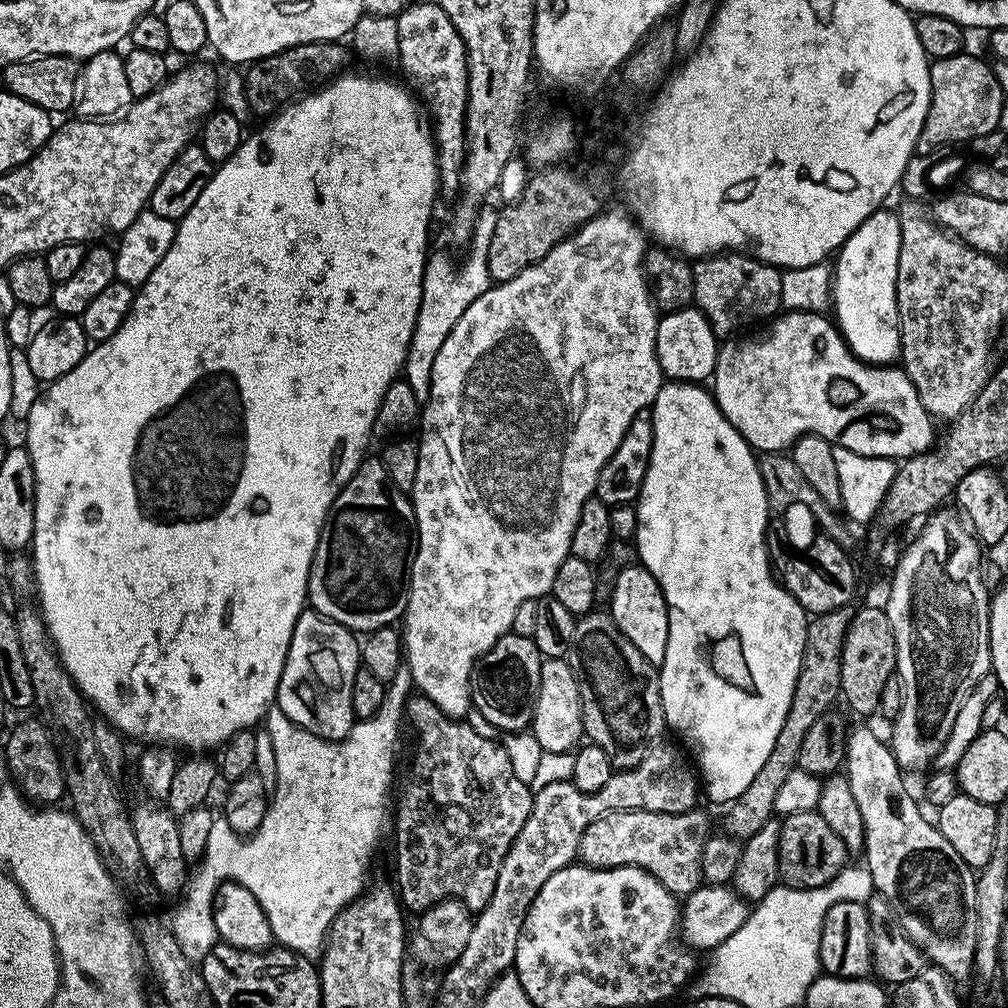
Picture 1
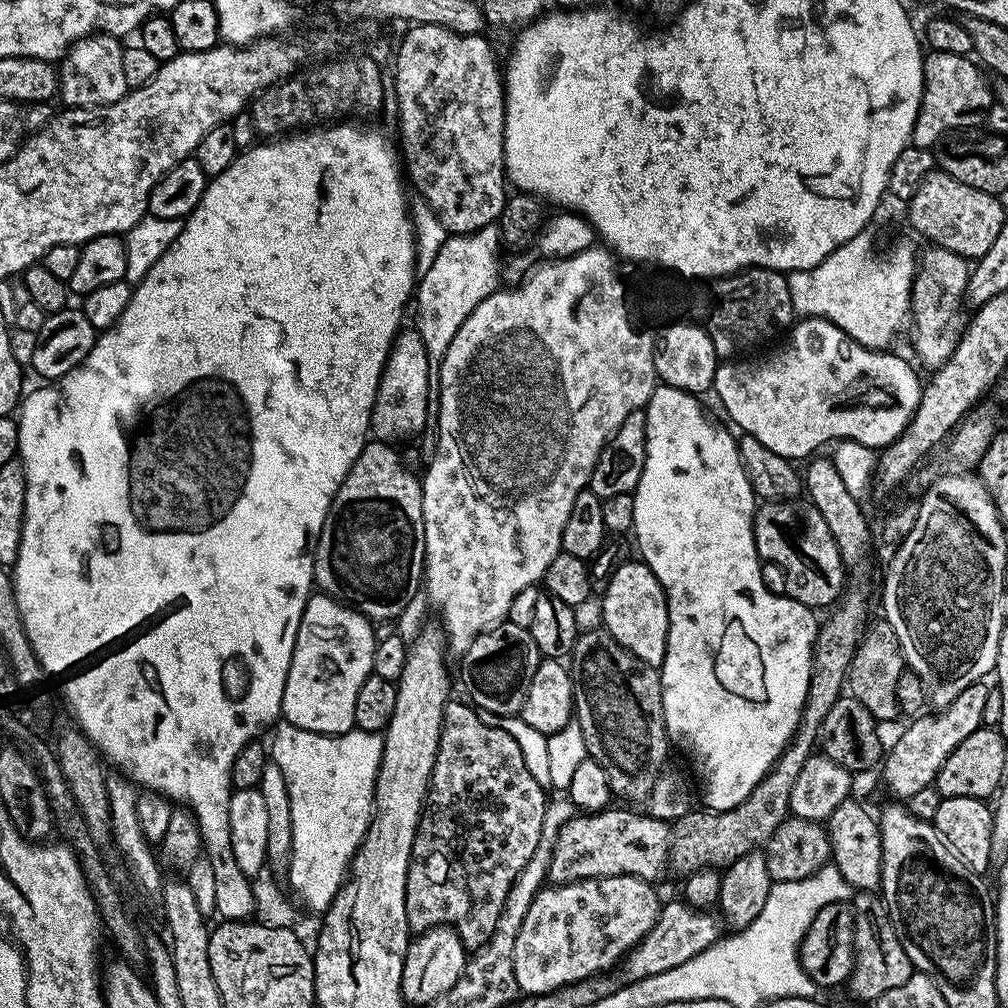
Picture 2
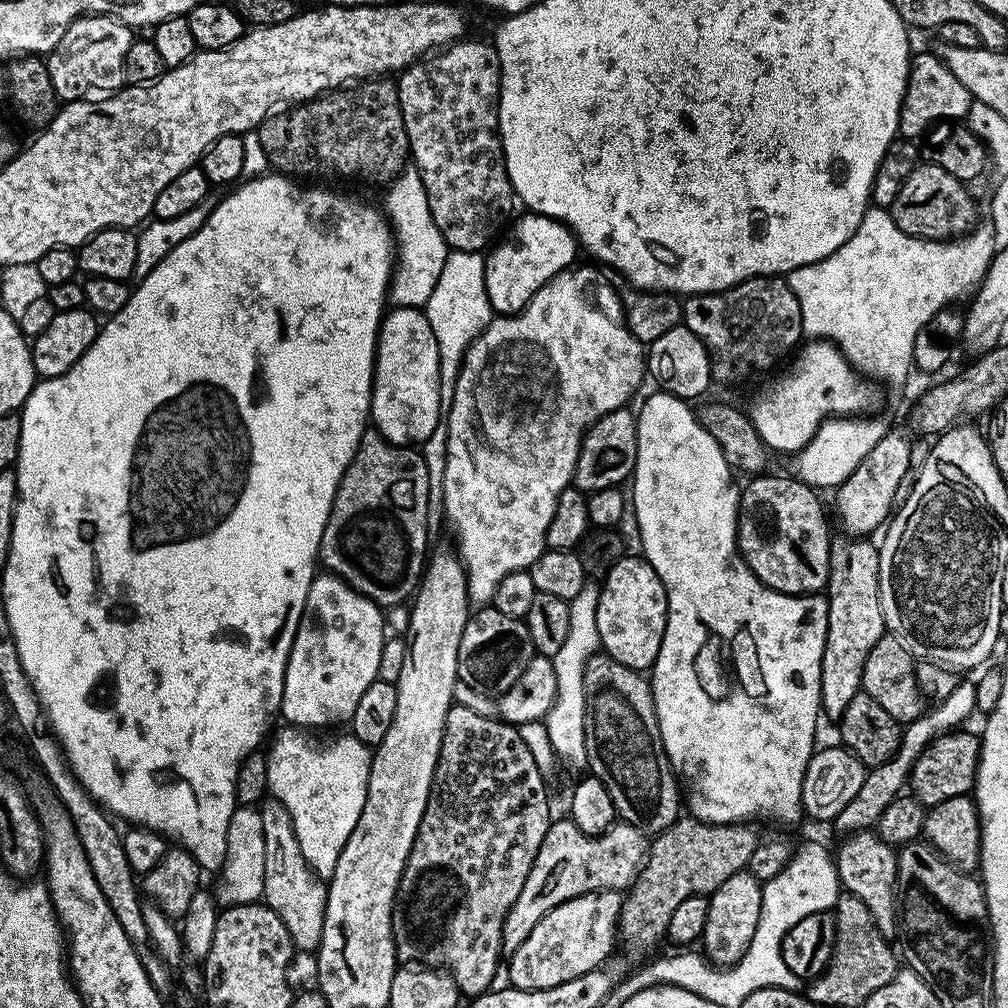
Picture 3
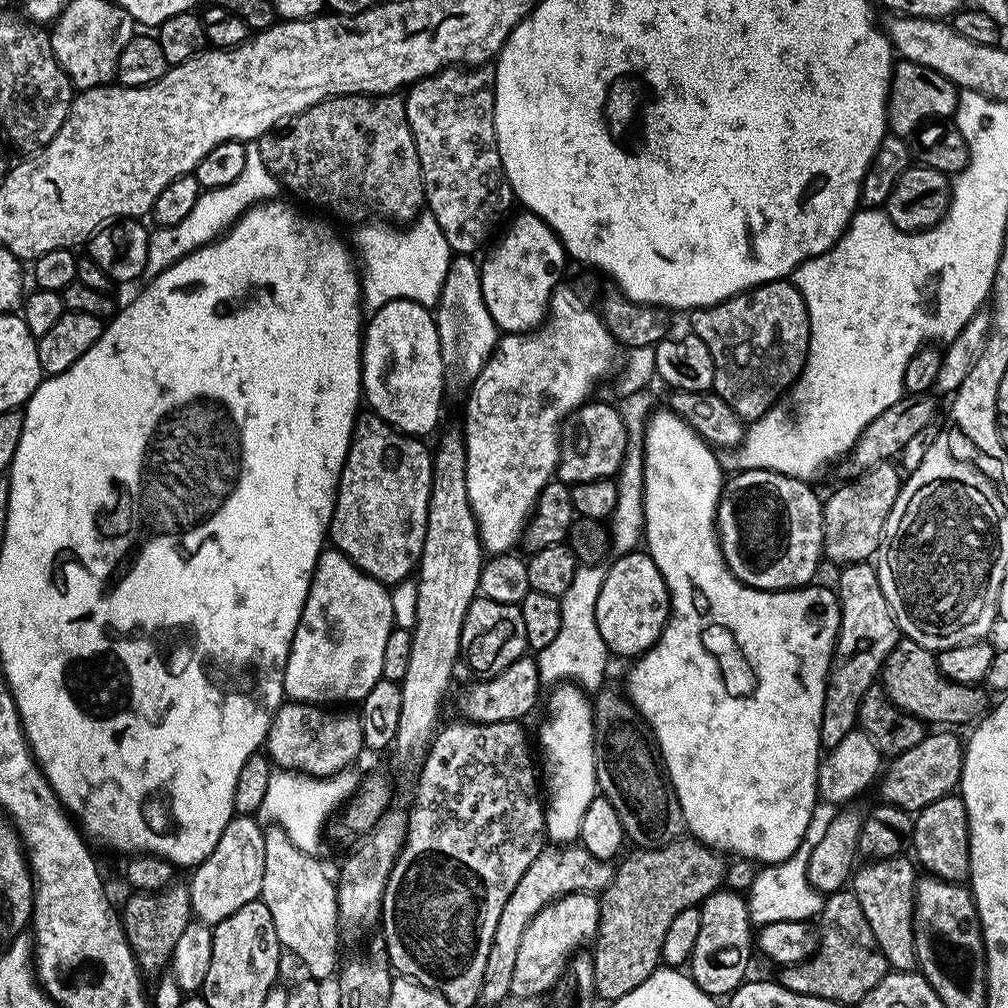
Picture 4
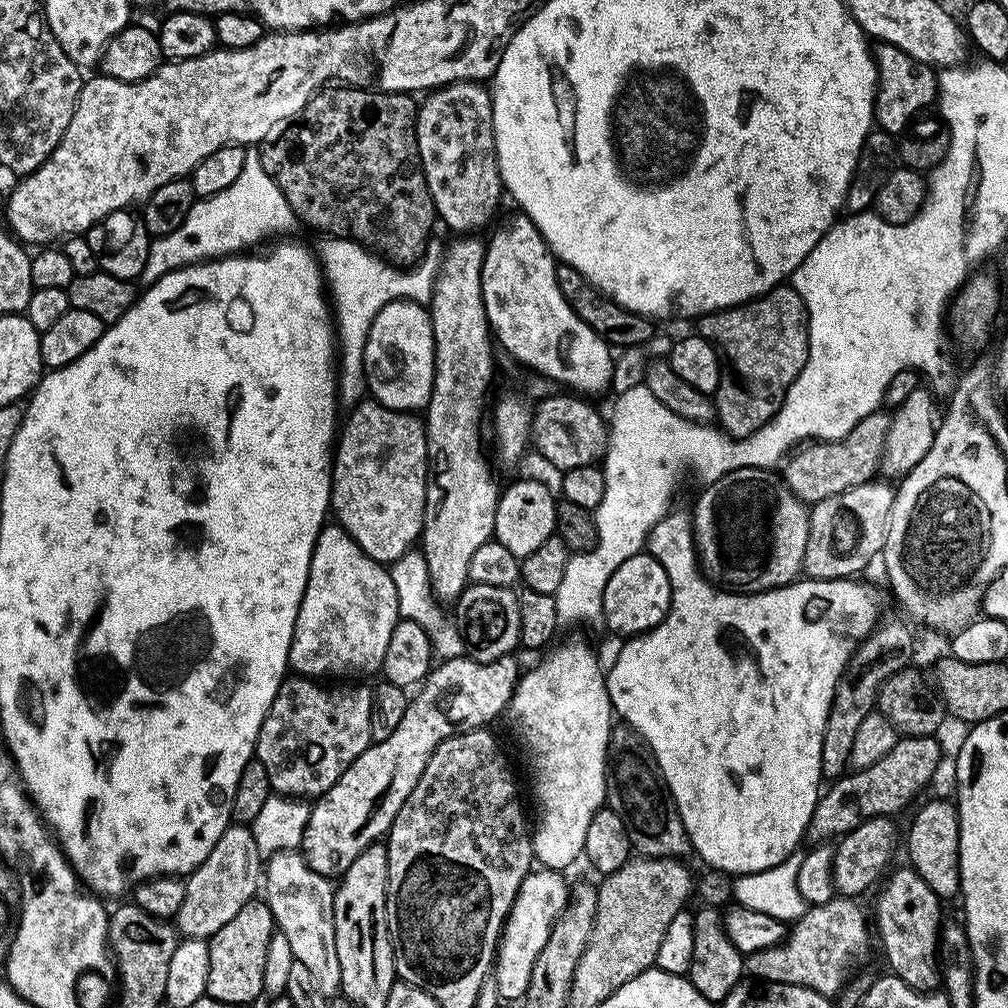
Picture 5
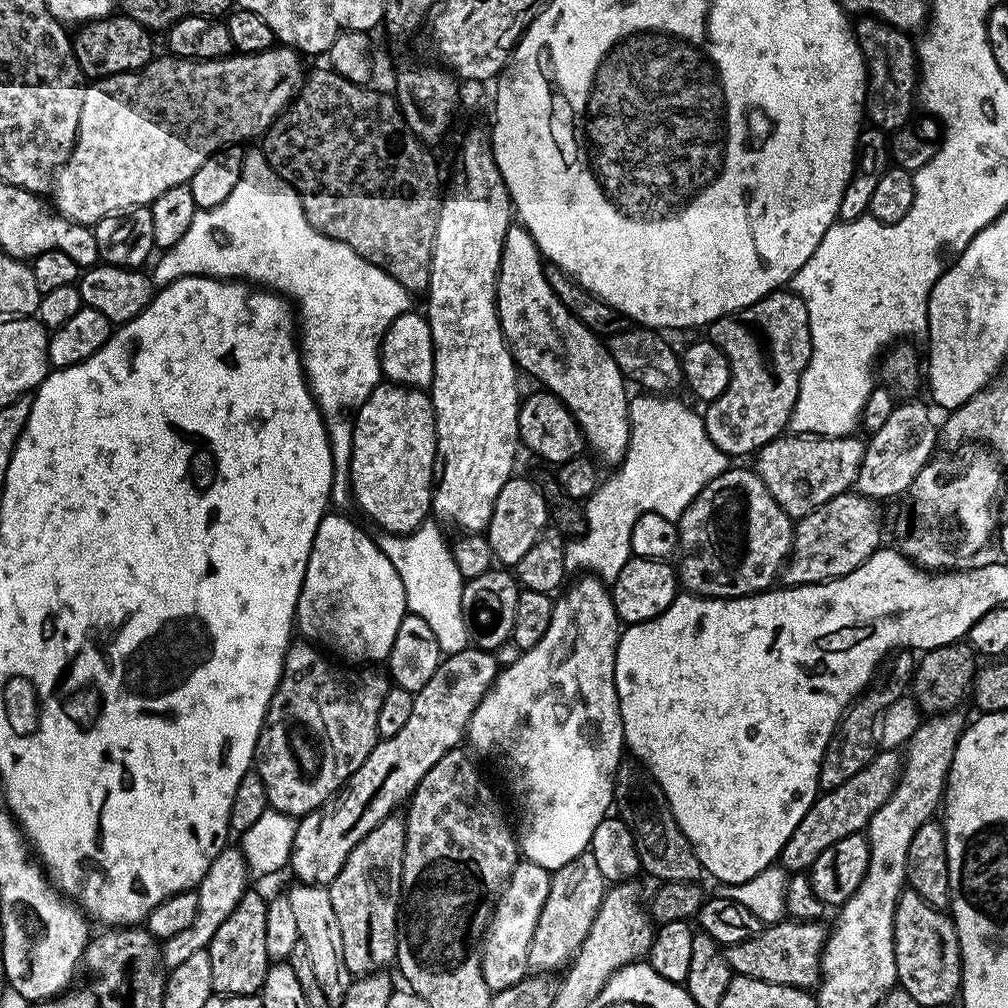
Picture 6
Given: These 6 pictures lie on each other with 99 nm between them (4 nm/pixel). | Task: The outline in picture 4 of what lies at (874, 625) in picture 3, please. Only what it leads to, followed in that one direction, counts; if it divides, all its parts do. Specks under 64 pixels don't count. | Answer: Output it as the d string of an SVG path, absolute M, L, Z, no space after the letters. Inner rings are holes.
M875 563L845 564L839 572L840 581L834 584L834 591L836 599L840 601L840 629L836 635L836 649L832 651L832 665L828 667L828 685L824 695L822 726L820 727L820 747L824 750L838 746L842 738L857 727L862 694L866 694L866 690L870 690L877 683L886 658L896 649L902 639L900 627L897 626L890 606L886 602L886 594L882 594Z

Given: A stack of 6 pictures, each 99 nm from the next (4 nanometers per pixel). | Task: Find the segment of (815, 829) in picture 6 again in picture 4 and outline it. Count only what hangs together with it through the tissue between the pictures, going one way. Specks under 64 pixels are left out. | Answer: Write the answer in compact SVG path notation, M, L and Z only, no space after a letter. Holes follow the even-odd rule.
M936 730L926 734L918 746L906 750L901 756L891 757L892 764L883 769L878 780L880 786L879 799L885 804L896 804L913 814L922 811L930 802L938 802L938 798L955 793L960 783L962 766L964 765L964 744L952 730Z

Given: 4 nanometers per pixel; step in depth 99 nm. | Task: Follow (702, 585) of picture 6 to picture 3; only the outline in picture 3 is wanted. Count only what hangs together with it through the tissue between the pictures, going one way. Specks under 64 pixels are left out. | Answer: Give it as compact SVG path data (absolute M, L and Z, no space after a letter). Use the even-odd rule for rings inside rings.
M760 474L748 485L743 485L740 493L740 513L736 519L736 546L748 568L766 588L774 592L784 592L787 596L816 594L828 587L828 567L832 536L828 532L828 520L820 505L817 489L799 478L788 476L768 476Z

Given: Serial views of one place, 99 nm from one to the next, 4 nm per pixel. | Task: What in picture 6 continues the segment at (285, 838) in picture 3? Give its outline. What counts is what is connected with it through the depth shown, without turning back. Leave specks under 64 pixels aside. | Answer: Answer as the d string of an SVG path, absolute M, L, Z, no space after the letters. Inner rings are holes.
M293 883L293 888L286 892L290 906L294 906L294 919L298 921L300 943L306 946L306 954L310 954L310 966L314 966L314 975L318 978L318 986L322 986L322 994L326 994L329 1006L339 1006L342 998L346 998L346 990L354 979L350 970L346 970L346 958L342 954L342 929L338 926L338 917L334 914L334 902L330 902L327 887L319 884Z

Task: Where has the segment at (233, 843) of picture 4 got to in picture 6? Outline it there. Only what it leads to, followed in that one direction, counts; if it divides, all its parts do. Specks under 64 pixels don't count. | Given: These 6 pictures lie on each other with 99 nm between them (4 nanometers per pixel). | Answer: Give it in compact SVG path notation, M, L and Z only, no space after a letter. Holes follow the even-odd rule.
M225 846L218 854L218 858L212 860L210 870L202 878L199 888L195 889L198 894L198 914L194 914L194 922L182 930L182 934L176 934L174 938L163 941L160 949L160 958L165 969L171 970L182 966L190 954L202 952L207 949L208 944L218 934L218 926L230 918L230 910L238 906L244 892L249 891L250 873L248 863L244 860L244 854L236 846Z

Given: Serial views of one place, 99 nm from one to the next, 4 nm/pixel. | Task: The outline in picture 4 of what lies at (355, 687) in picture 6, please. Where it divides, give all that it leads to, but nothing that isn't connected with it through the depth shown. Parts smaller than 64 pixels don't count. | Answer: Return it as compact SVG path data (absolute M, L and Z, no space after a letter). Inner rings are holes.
M285 702L272 713L268 727L266 755L277 769L305 772L308 776L333 776L353 767L359 752L365 751L362 726L355 711L333 710L318 704Z

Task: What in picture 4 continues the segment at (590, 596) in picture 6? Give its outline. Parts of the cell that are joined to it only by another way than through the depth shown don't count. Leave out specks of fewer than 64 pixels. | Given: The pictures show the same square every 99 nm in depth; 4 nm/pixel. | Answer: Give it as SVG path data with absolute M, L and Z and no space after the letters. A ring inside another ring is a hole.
M564 684L553 687L551 692L548 717L540 728L540 748L545 756L544 768L542 764L542 788L546 793L544 831L549 841L568 846L579 841L582 814L586 814L586 806L598 795L594 722L589 697L584 697L585 689Z

